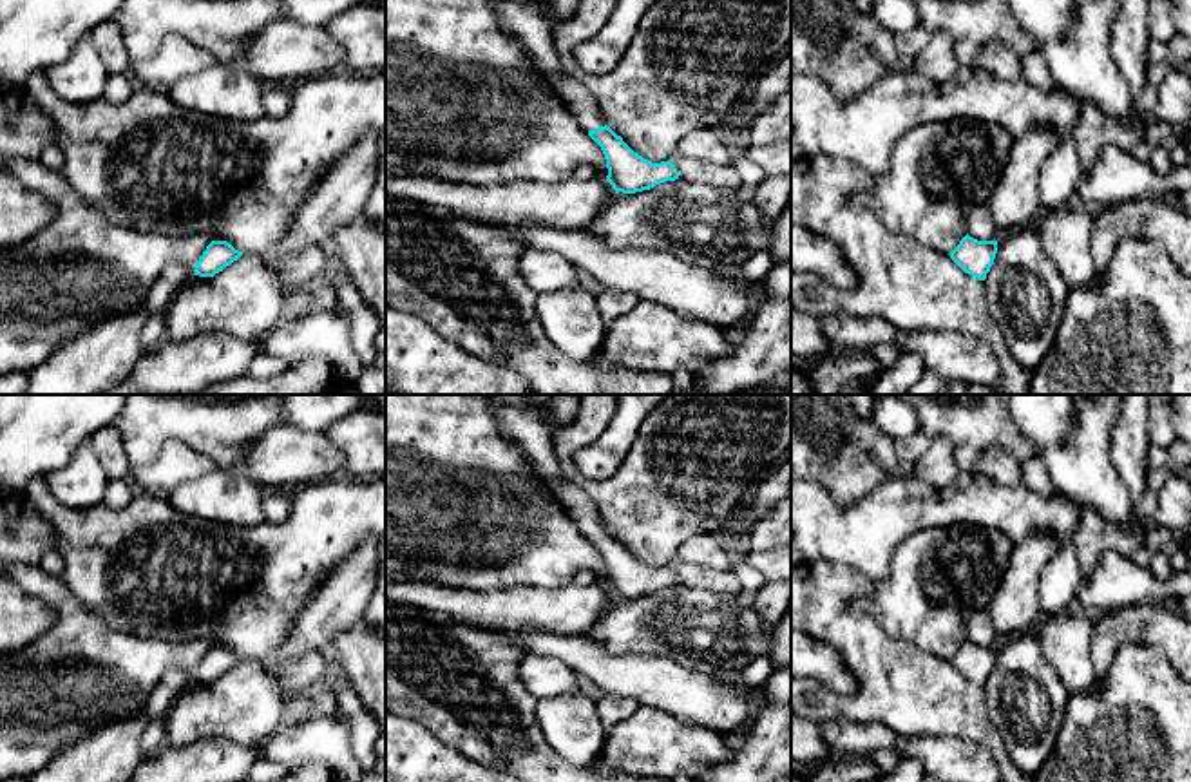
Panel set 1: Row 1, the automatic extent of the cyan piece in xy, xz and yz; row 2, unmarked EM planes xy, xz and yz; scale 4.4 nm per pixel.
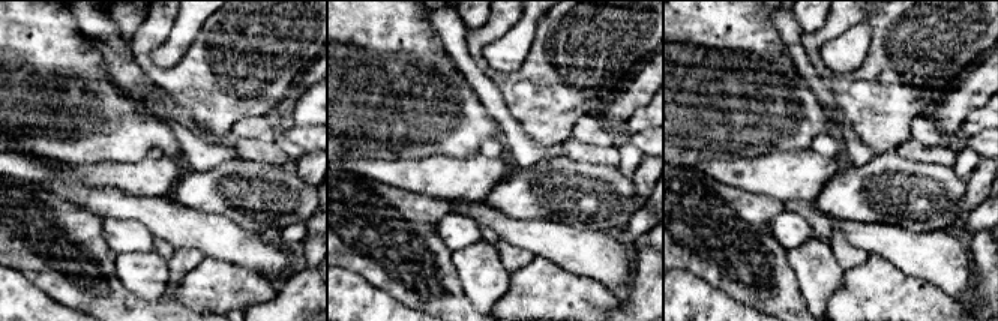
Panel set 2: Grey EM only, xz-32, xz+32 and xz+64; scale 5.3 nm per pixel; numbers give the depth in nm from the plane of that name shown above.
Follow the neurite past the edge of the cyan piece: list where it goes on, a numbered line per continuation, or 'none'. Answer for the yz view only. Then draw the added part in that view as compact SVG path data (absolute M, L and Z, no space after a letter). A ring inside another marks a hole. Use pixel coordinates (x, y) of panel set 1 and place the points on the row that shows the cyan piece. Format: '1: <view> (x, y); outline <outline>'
none

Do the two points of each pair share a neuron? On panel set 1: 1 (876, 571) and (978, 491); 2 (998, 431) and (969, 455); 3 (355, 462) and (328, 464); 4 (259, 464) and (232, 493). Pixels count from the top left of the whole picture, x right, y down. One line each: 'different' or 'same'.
1: same
2: same
3: different
4: different

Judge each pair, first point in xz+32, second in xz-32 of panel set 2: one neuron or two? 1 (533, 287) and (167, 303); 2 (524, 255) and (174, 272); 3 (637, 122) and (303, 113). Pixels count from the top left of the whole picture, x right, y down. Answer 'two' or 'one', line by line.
1: two
2: one
3: one

